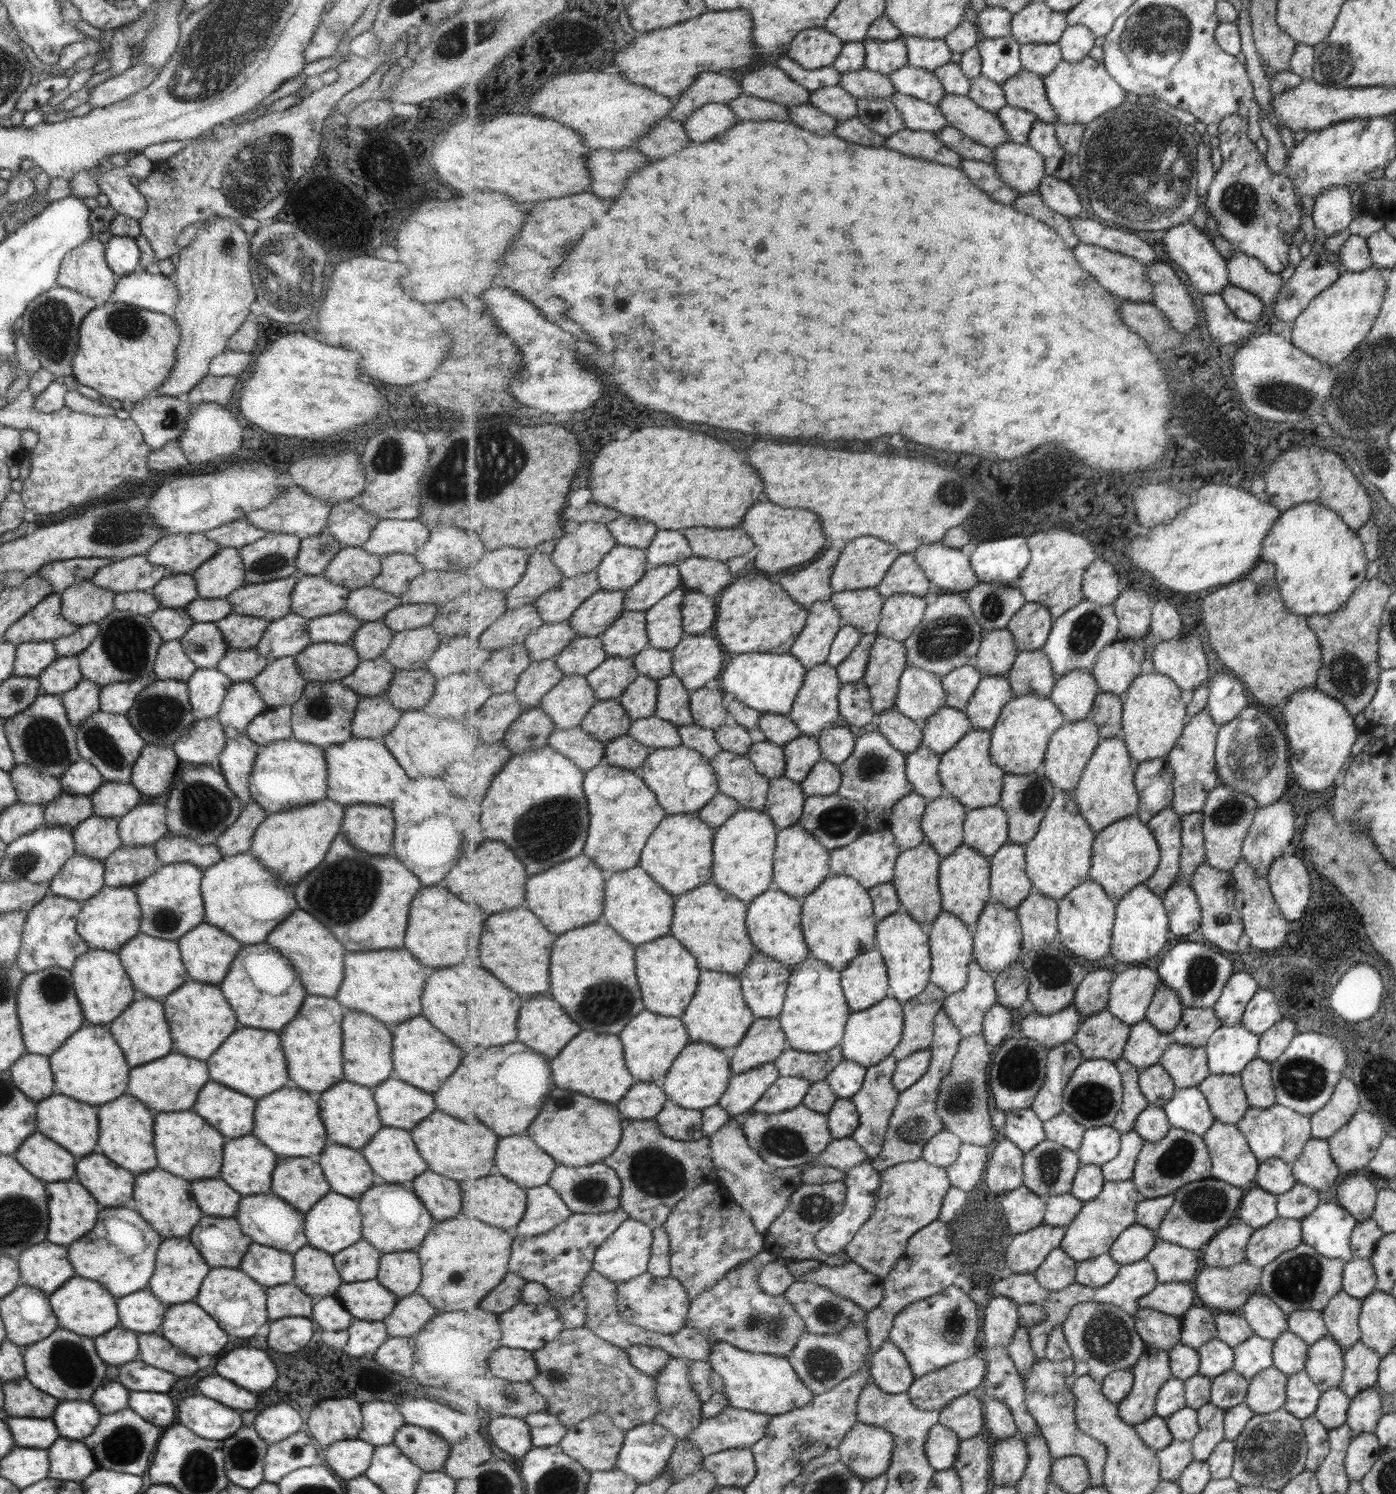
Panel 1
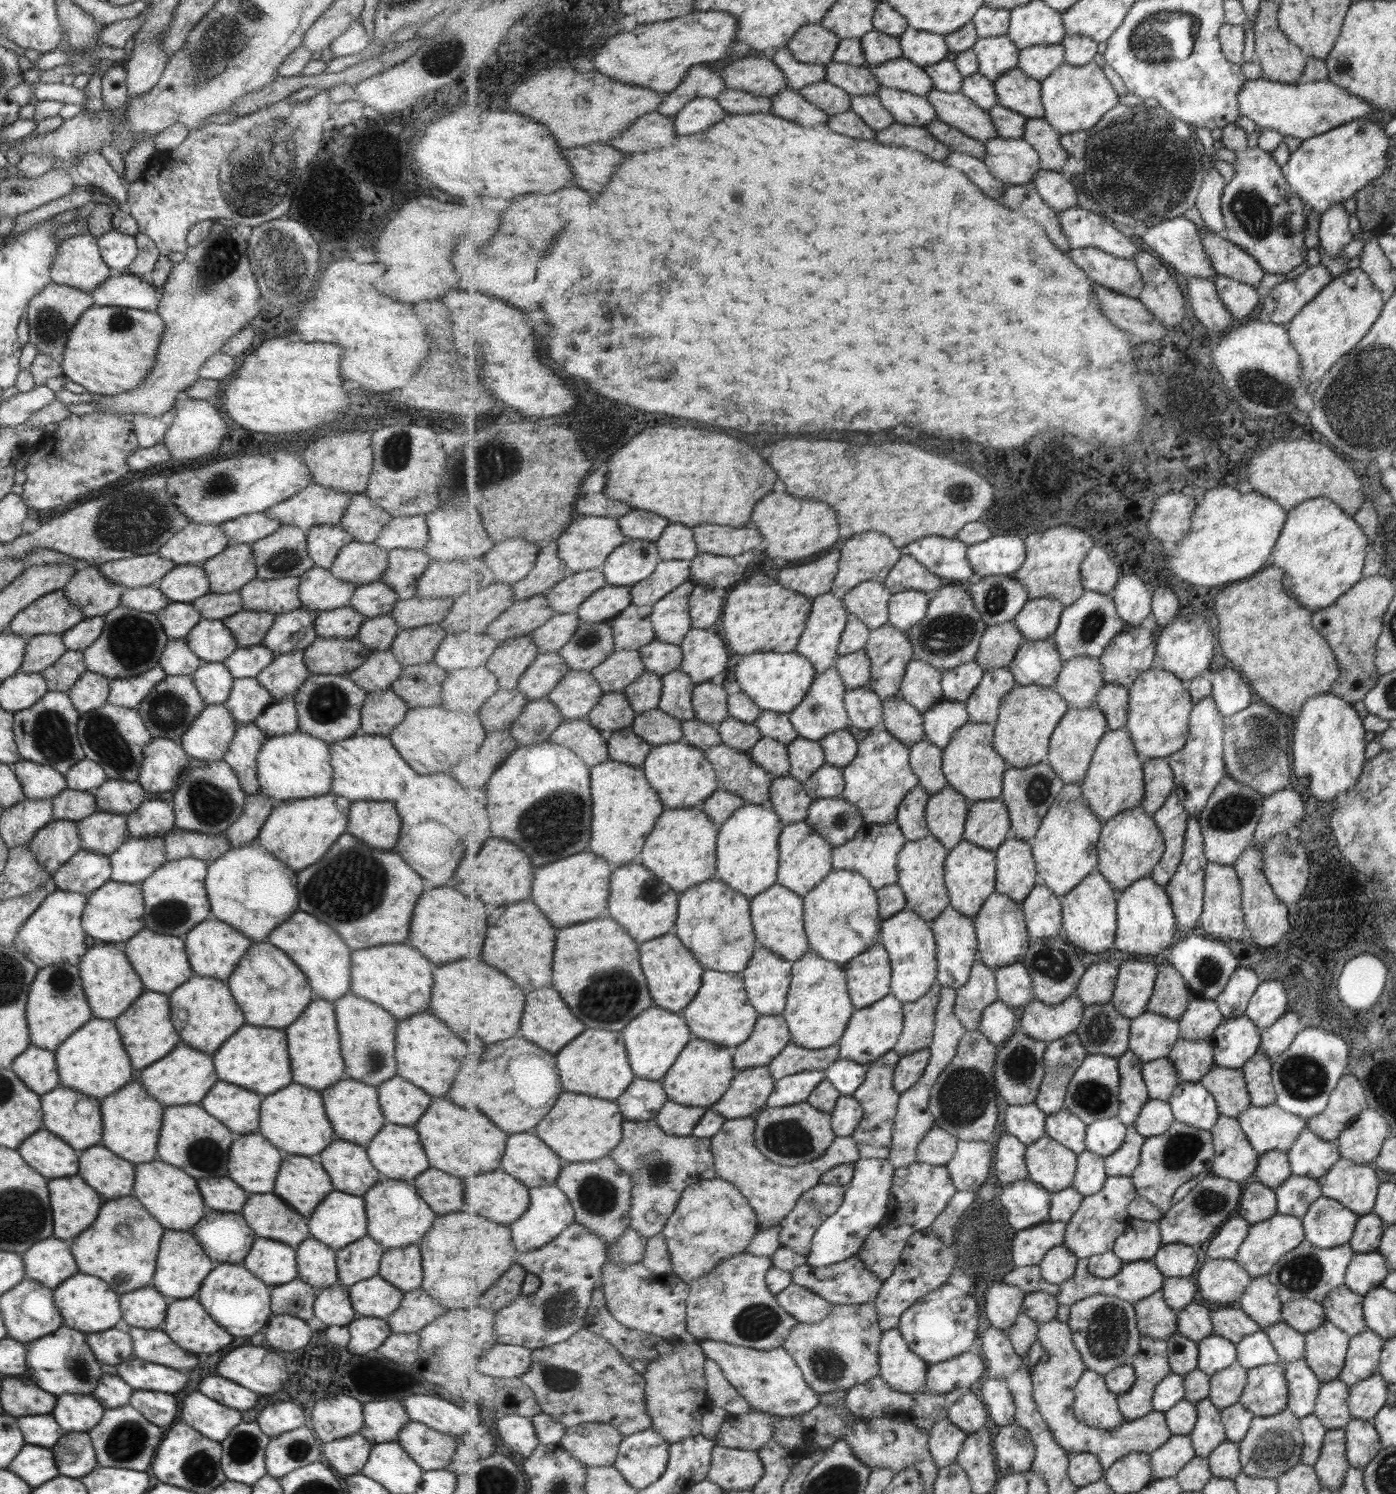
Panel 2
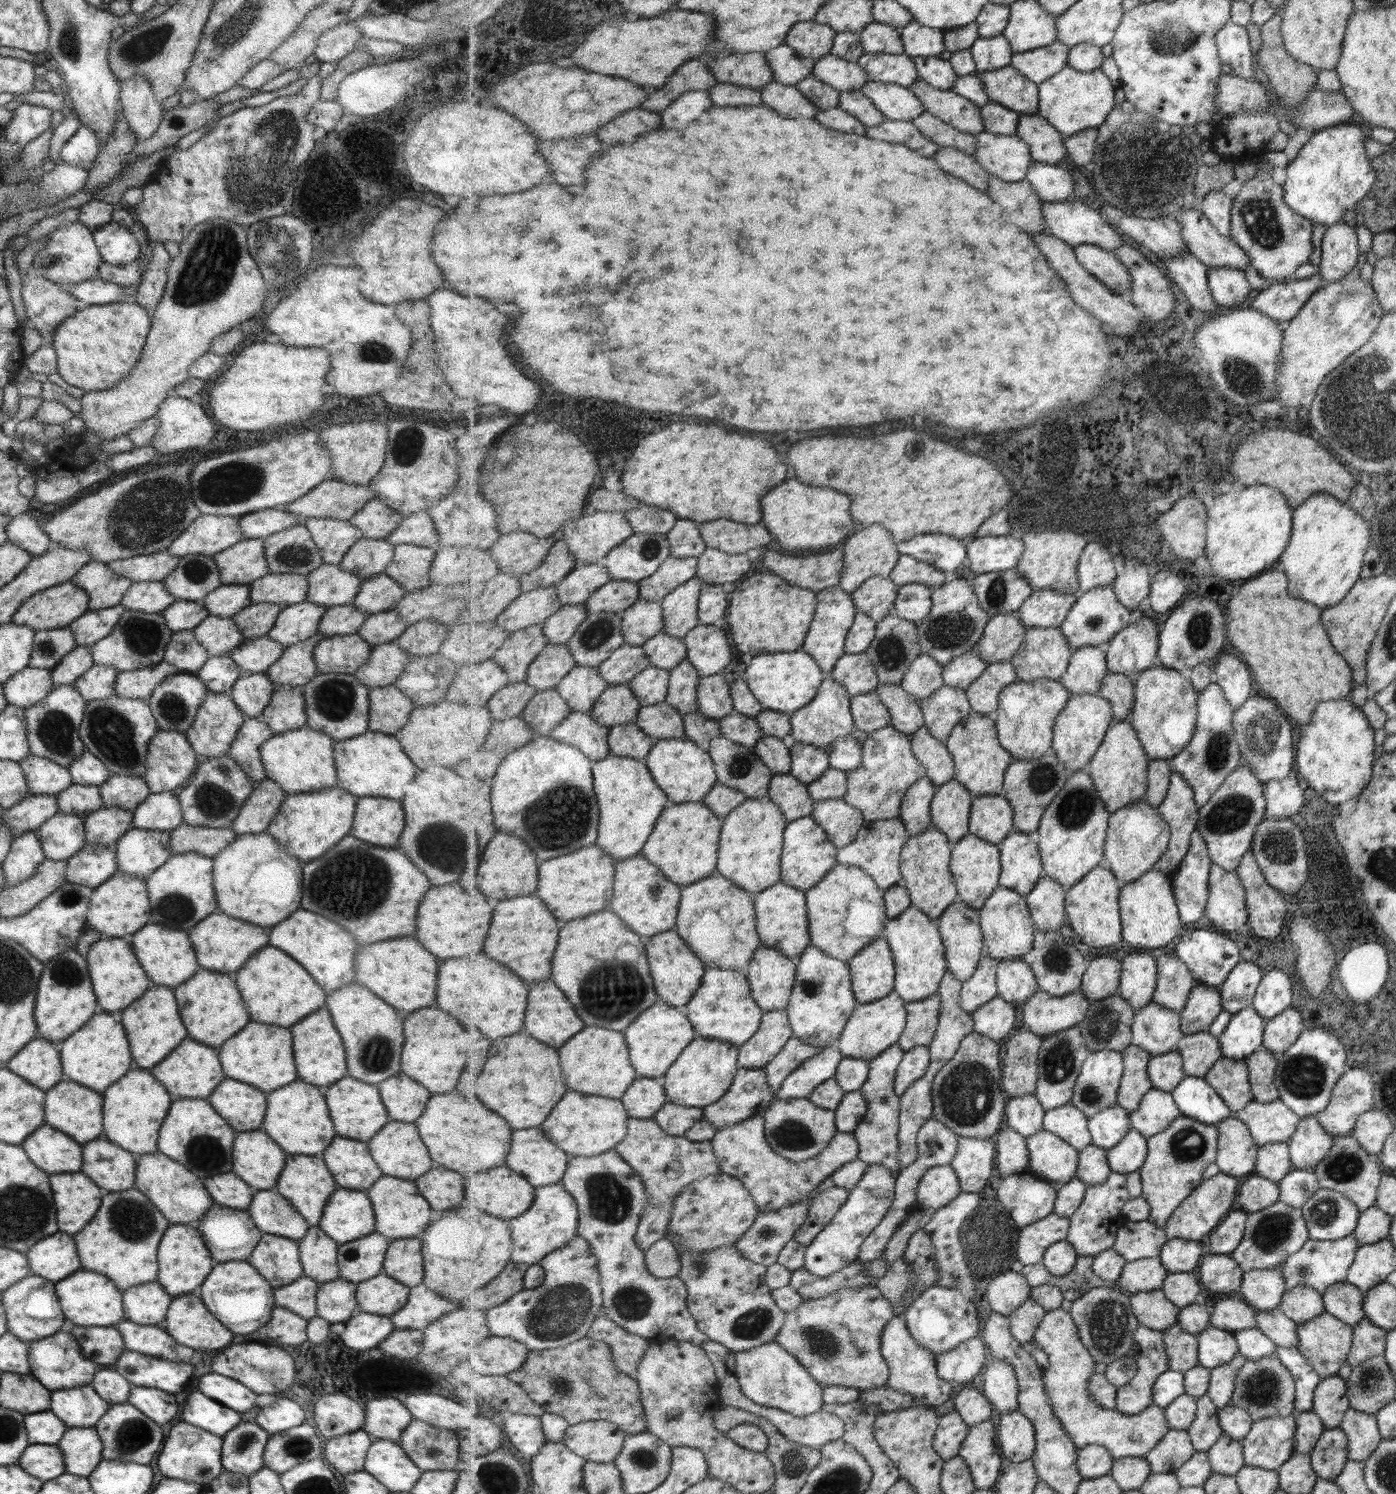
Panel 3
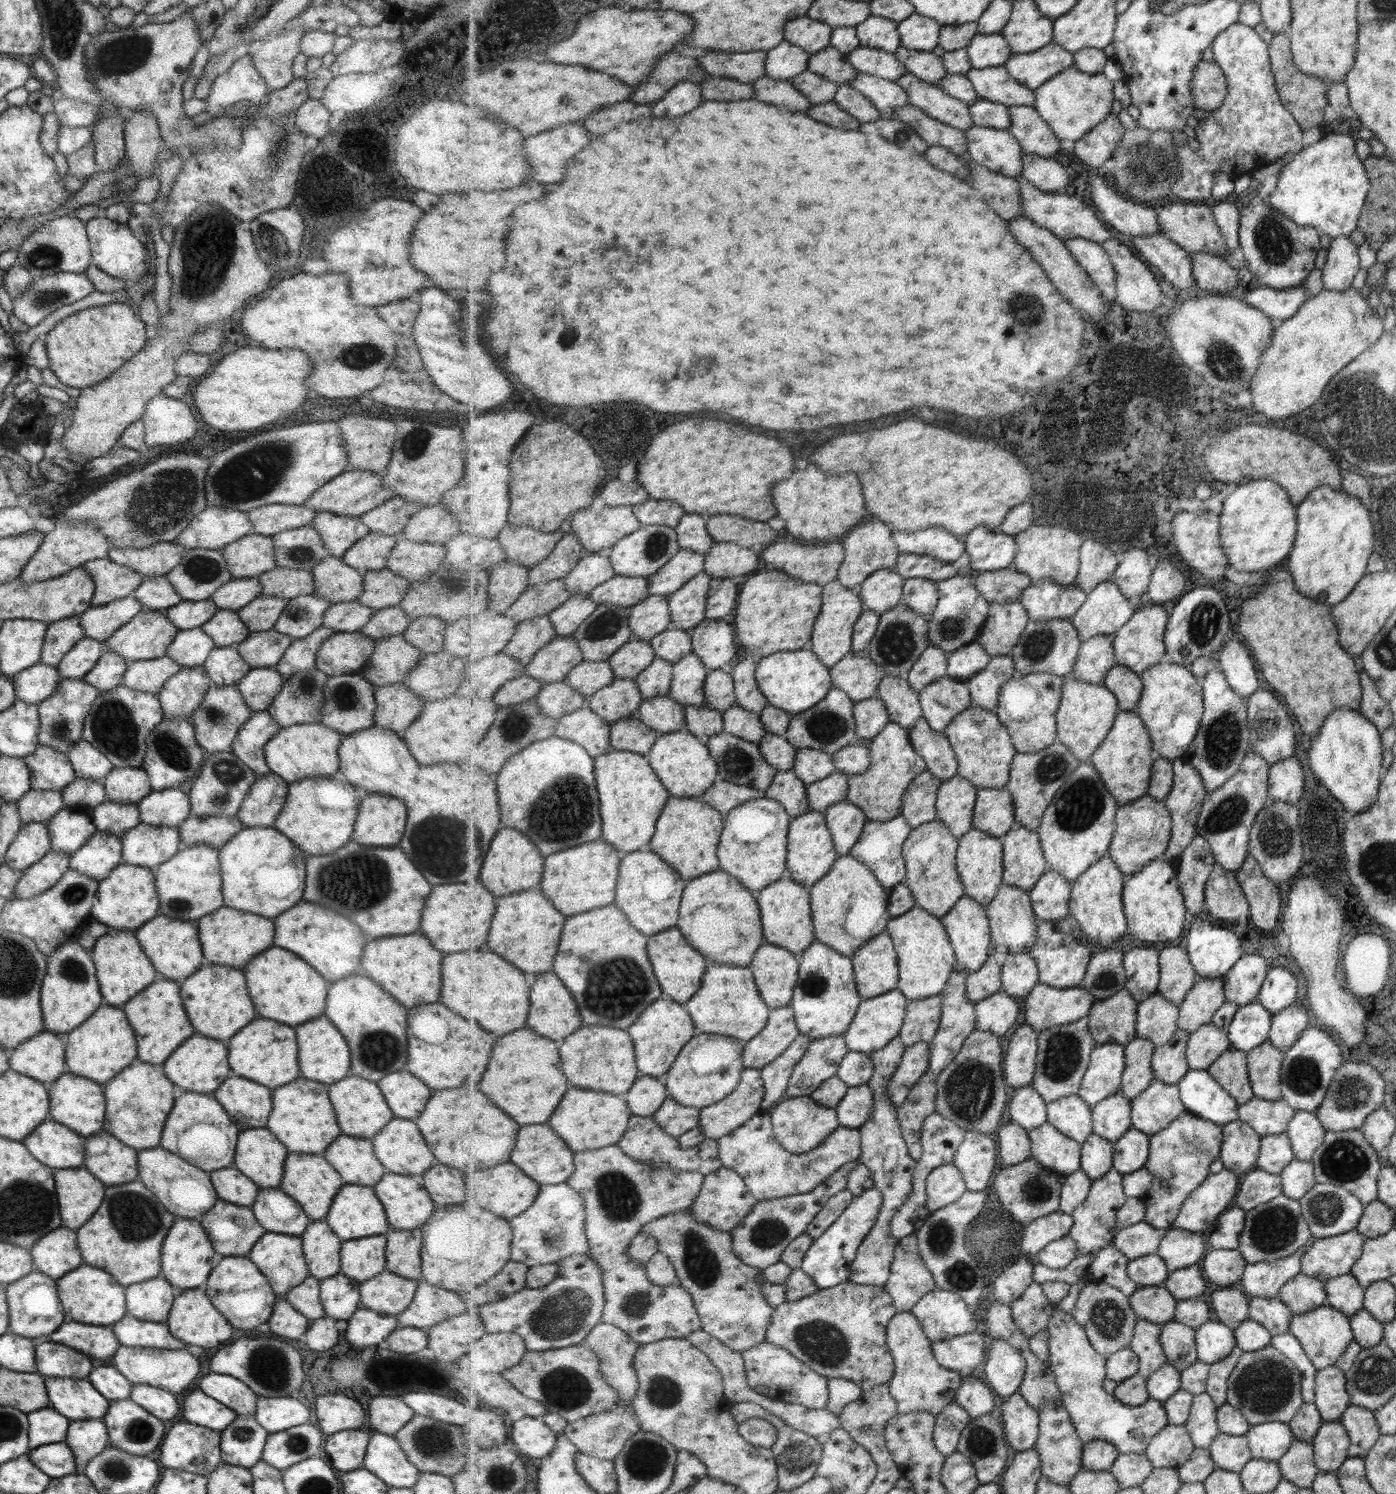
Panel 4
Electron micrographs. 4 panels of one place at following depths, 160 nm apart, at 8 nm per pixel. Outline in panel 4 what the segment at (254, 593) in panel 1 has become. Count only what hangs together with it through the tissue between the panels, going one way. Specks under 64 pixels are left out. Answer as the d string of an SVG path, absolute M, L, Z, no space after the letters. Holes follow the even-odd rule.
M279 568L264 572L258 576L261 596L274 596L289 600L297 596L307 596L313 592L313 581L309 570Z

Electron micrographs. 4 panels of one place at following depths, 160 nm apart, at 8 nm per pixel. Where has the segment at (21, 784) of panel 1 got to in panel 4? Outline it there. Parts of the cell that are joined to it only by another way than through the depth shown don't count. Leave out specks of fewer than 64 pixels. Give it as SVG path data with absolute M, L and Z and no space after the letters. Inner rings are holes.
M38 746L22 758L29 769L30 788L33 790L63 790L74 780L74 773L67 756L49 747Z

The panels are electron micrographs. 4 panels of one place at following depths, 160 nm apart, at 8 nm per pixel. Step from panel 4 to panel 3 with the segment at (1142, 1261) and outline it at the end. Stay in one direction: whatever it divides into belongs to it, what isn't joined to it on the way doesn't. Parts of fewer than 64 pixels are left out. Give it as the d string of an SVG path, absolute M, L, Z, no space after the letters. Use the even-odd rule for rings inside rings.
M1159 1257L1128 1262L1121 1276L1119 1287L1129 1292L1129 1295L1161 1290L1169 1273Z

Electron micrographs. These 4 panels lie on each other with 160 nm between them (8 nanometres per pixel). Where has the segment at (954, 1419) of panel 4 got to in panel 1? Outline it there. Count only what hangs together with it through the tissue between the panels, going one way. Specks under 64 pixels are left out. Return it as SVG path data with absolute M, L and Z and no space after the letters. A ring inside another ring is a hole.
M937 1423L924 1444L931 1466L938 1471L954 1468L960 1453L960 1442L960 1435L955 1430Z

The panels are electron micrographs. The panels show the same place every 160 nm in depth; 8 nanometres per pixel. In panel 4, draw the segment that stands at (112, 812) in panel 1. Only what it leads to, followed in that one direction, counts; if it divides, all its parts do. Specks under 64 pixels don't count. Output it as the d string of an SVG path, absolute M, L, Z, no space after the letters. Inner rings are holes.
M113 768L101 784L107 801L124 805L136 805L152 791L149 777L141 768Z

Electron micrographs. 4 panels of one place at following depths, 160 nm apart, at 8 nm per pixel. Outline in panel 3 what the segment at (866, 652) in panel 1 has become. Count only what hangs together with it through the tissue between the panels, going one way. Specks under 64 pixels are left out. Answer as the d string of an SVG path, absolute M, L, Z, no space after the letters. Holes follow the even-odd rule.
M846 652L828 676L845 686L851 695L873 693L881 684L876 666L873 666L872 659L866 652Z

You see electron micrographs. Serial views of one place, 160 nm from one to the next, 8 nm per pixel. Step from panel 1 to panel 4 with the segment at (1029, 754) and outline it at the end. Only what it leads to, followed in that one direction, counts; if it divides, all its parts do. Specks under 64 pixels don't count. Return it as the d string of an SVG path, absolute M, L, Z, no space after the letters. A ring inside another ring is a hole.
M1053 673L1019 674L1004 684L995 711L1011 734L1018 753L1037 753L1058 741L1056 718L1063 697L1064 679Z

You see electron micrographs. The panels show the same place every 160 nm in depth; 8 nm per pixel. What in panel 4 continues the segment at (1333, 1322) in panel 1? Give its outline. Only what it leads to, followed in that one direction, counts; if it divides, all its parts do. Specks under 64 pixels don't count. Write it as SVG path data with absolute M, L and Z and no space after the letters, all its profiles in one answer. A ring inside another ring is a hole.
M1342 1274L1323 1283L1325 1292L1324 1304L1344 1314L1351 1316L1362 1308L1364 1289L1350 1274Z

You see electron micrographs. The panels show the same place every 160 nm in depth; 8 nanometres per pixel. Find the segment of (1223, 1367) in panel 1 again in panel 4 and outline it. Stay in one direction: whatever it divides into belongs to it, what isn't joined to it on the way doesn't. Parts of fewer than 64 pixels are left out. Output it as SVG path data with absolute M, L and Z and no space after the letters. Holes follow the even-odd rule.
M1210 1319L1201 1325L1196 1330L1198 1361L1211 1366L1228 1358L1237 1346L1233 1329L1225 1323L1219 1324L1217 1319Z

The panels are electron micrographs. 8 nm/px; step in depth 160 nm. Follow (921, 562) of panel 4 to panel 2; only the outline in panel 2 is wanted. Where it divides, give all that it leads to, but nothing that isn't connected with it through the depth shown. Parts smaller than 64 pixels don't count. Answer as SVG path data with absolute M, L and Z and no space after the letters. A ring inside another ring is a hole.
M903 554L900 562L897 562L885 579L885 585L893 594L906 590L929 592L941 586L941 577L933 574L915 558Z

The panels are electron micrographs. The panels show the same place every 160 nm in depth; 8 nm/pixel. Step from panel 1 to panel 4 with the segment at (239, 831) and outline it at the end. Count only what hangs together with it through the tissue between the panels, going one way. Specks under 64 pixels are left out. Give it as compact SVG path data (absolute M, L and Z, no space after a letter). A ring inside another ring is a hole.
M269 771L257 776L236 812L243 827L273 827L286 800L288 783Z

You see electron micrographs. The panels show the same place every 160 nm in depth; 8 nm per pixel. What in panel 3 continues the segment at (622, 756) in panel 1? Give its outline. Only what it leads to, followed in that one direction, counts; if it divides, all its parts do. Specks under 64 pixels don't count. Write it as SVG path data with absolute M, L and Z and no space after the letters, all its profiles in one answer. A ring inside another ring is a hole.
M636 721L610 727L610 751L617 756L644 761L651 753L655 741Z

